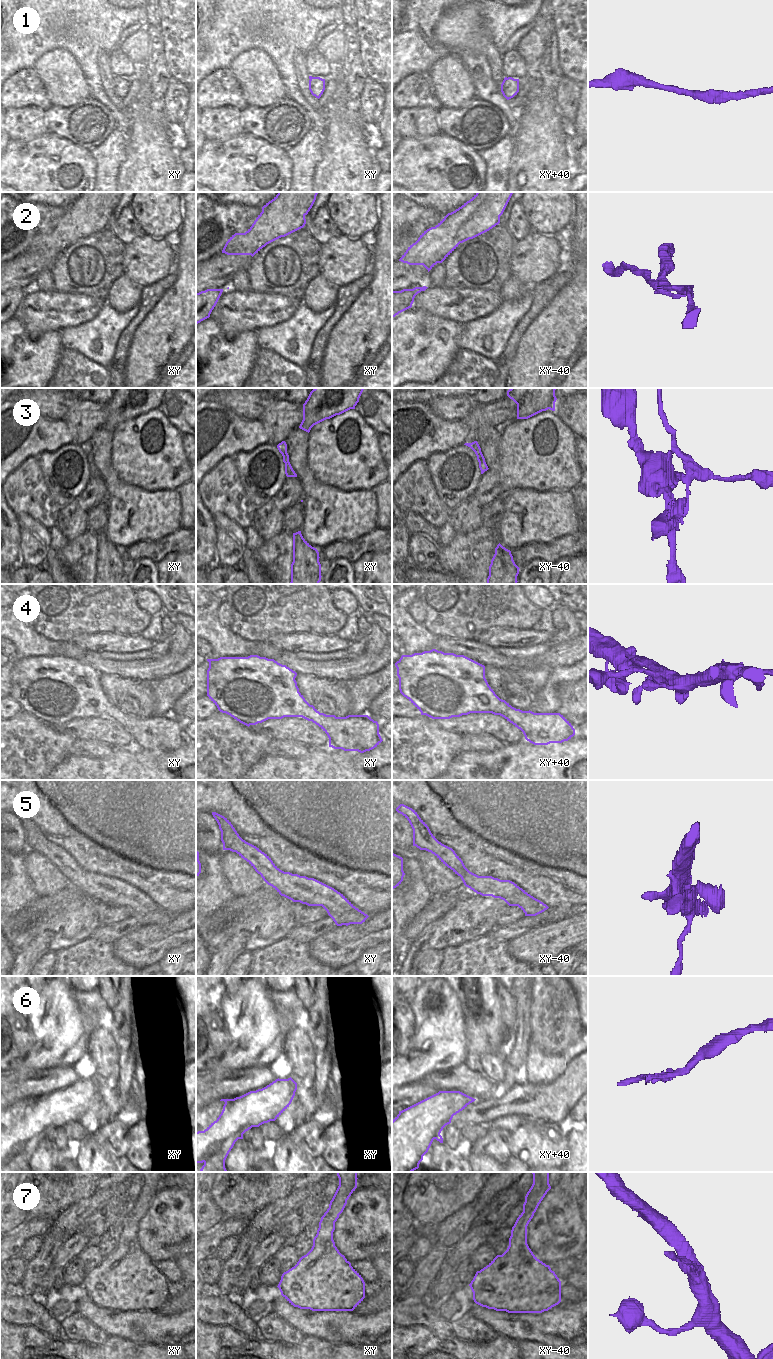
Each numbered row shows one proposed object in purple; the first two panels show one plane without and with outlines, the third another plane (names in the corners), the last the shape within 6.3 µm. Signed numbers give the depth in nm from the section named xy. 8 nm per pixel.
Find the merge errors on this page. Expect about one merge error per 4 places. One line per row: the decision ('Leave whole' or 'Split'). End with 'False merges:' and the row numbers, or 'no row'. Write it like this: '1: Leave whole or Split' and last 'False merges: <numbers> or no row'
1: Leave whole
2: Split
3: Split
4: Leave whole
5: Split
6: Leave whole
7: Split
False merges: 2, 3, 5, 7

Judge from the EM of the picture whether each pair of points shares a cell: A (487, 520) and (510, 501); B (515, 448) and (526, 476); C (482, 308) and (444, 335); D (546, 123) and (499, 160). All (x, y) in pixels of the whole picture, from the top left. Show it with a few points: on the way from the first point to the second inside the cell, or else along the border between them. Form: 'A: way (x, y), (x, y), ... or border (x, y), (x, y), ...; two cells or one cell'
A: border (501, 497), (504, 511), (496, 528); two cells
B: way (522, 455), (526, 459), (526, 469); one cell
C: border (438, 316), (454, 320), (463, 325); two cells
D: border (511, 135), (512, 155), (508, 173); two cells

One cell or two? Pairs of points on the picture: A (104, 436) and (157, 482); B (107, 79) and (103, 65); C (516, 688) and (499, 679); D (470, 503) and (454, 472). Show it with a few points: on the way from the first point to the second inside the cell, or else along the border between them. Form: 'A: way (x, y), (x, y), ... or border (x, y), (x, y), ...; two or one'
A: border (113, 433), (111, 465); two
B: way (106, 76), (104, 68); one
C: border (517, 680), (512, 680), (505, 686), (504, 699); two
D: border (472, 494), (450, 510); two

